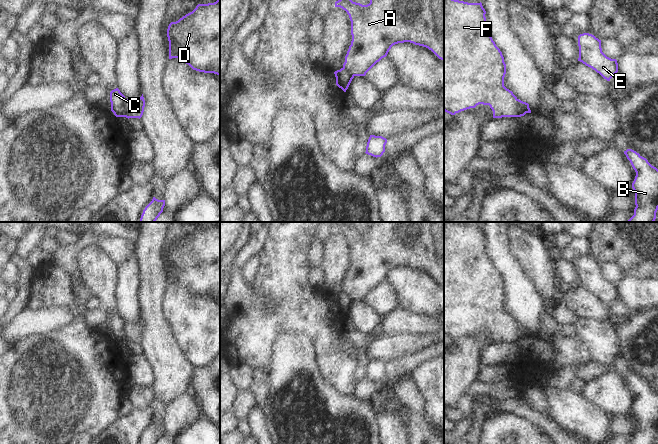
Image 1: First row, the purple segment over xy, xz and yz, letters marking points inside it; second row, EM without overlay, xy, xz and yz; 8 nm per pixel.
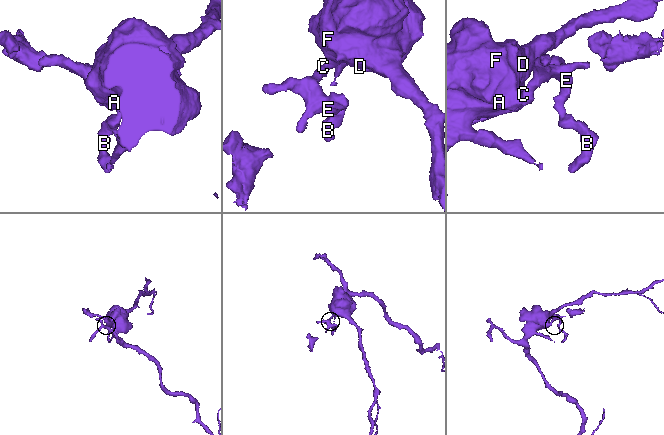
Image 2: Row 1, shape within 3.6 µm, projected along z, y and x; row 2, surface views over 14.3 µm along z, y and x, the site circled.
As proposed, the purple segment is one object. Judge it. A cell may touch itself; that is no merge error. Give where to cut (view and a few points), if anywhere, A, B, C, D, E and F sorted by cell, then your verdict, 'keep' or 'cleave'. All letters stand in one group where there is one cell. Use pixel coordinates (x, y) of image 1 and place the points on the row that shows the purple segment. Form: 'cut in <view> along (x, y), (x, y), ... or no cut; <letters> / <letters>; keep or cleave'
cut in xy along (125, 99), (124, 116); A D F / B C E; cleave

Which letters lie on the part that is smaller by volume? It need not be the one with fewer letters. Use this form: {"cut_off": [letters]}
{"cut_off": ["B", "C", "E"]}

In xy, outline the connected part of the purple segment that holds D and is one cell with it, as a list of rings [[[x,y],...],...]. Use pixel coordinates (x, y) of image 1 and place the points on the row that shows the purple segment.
[[[220,0],[214,3],[198,4],[192,12],[176,22],[171,22],[167,29],[167,37],[169,41],[169,59],[178,58],[193,70],[220,75]]]

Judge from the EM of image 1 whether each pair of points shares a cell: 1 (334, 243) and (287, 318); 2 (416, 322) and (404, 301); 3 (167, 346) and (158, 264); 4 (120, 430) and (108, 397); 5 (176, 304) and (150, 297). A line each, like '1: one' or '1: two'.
1: two
2: two
3: one
4: two
5: two

